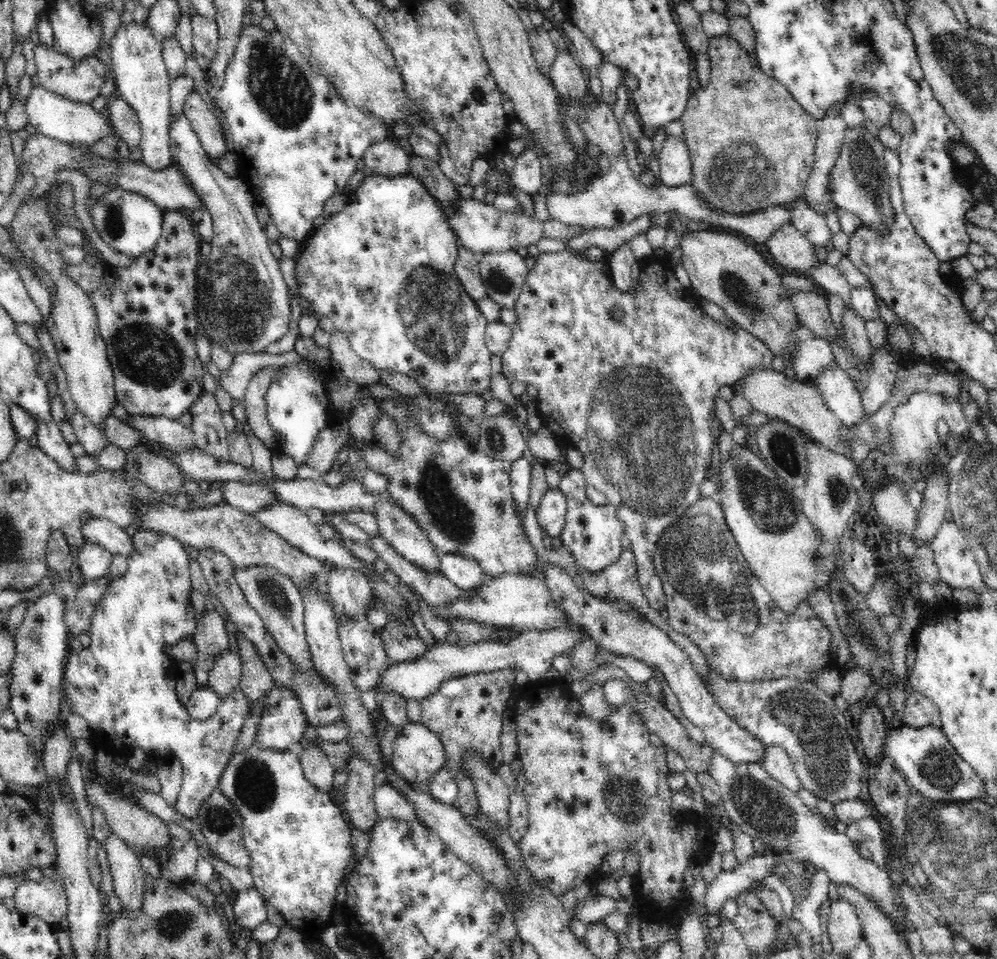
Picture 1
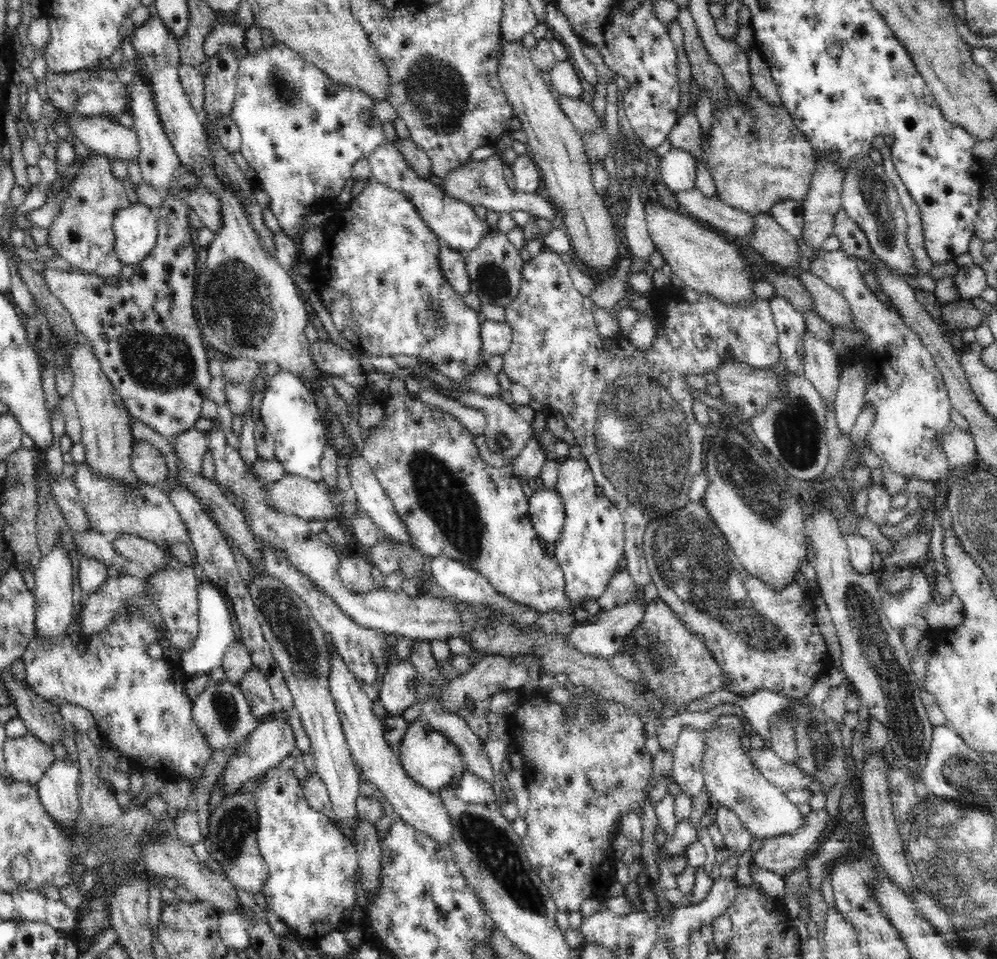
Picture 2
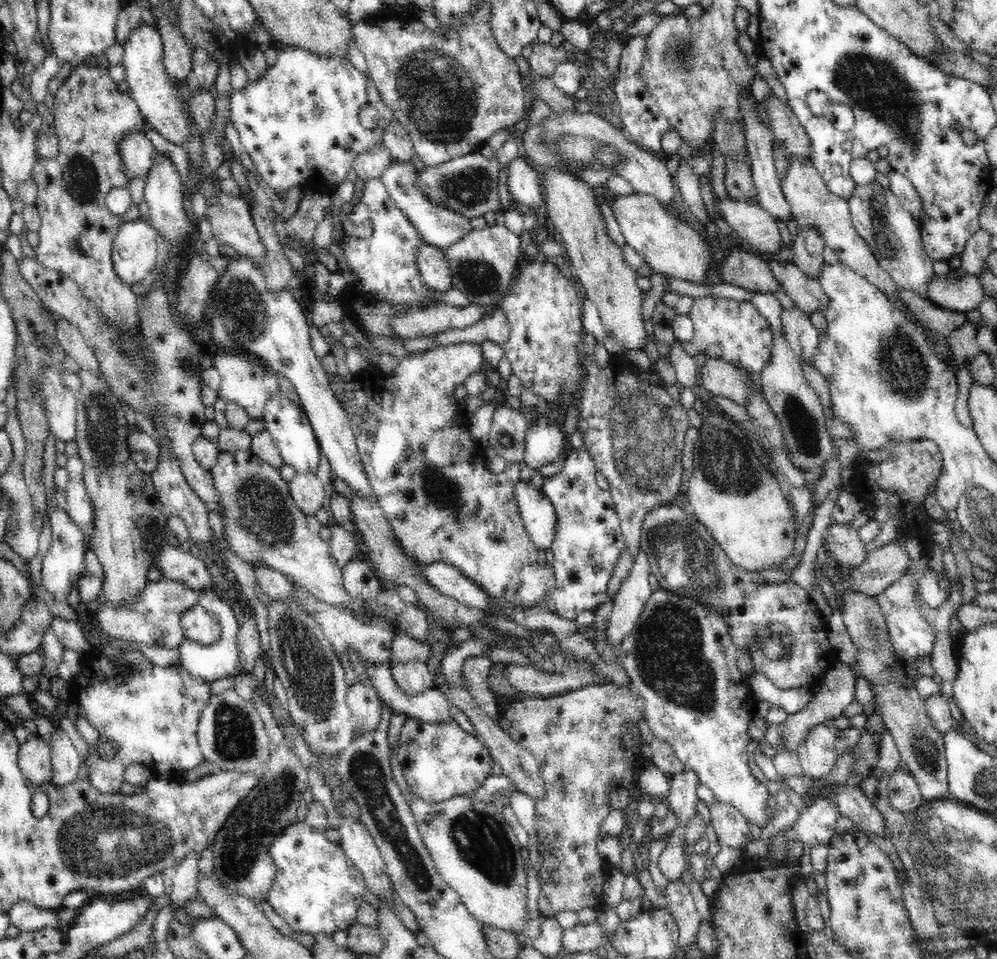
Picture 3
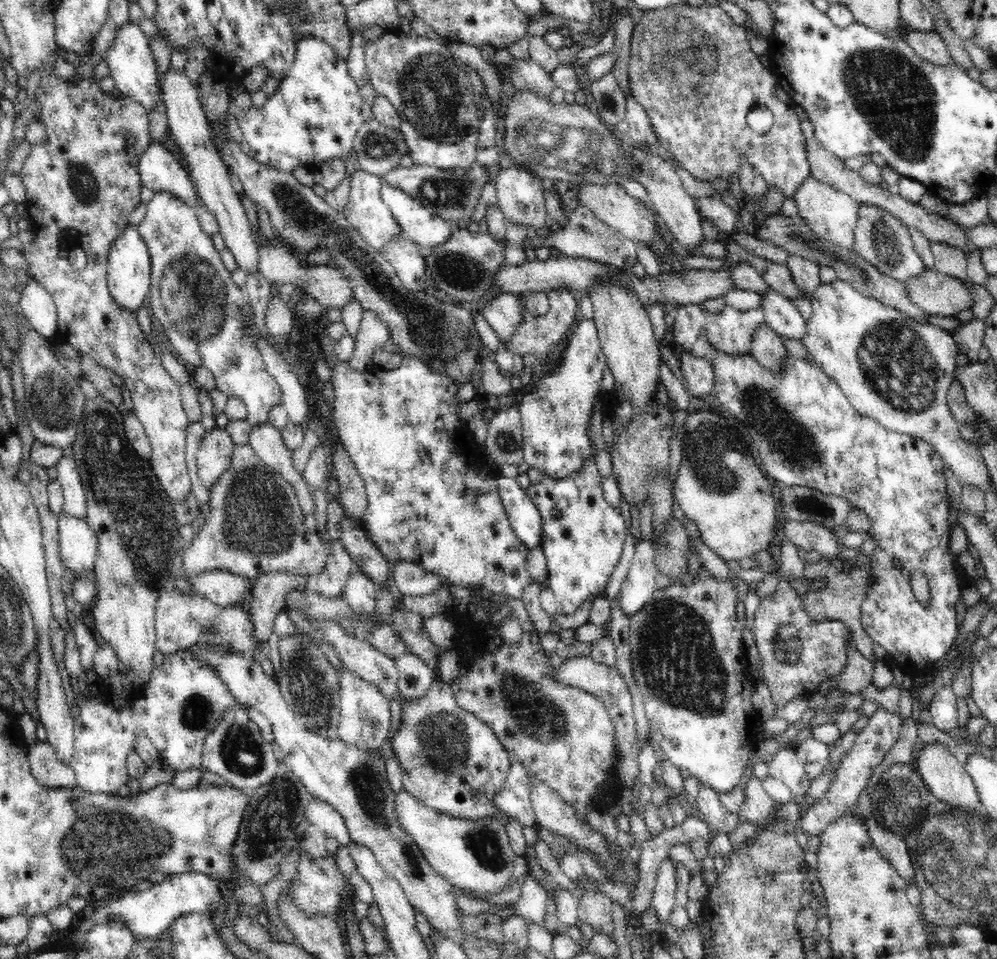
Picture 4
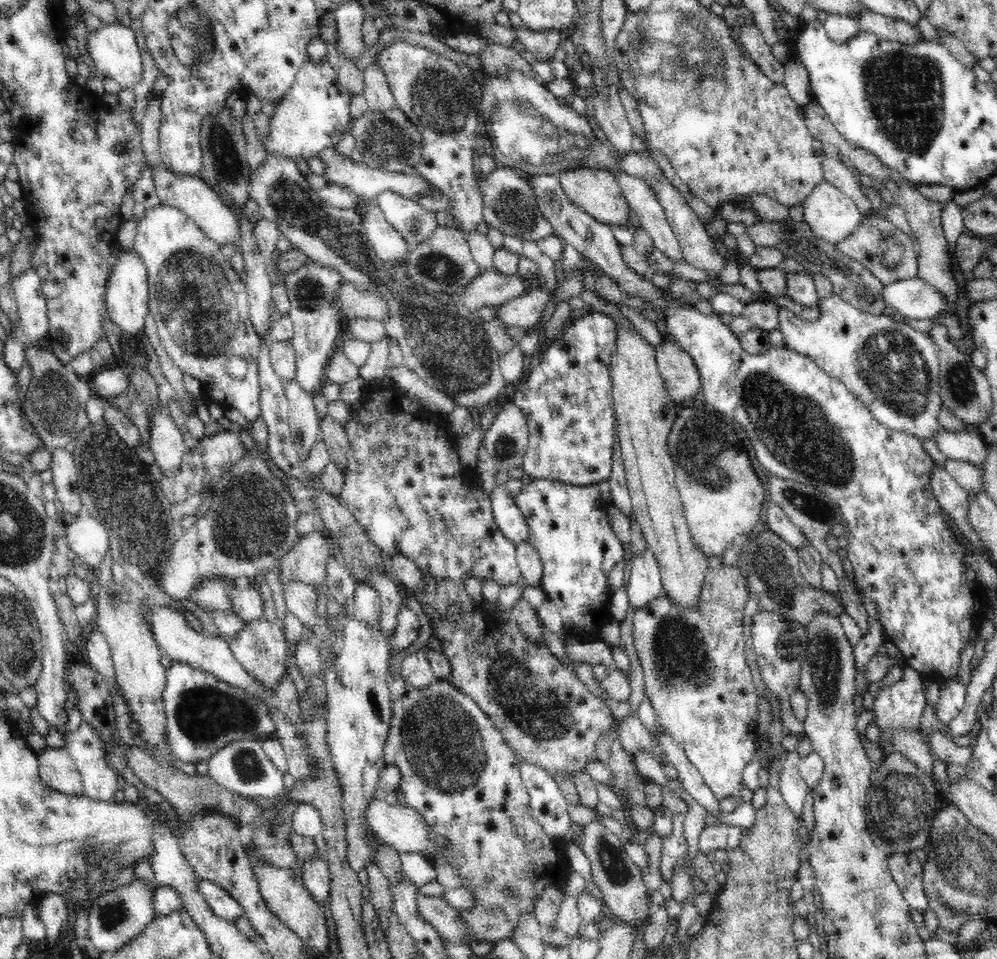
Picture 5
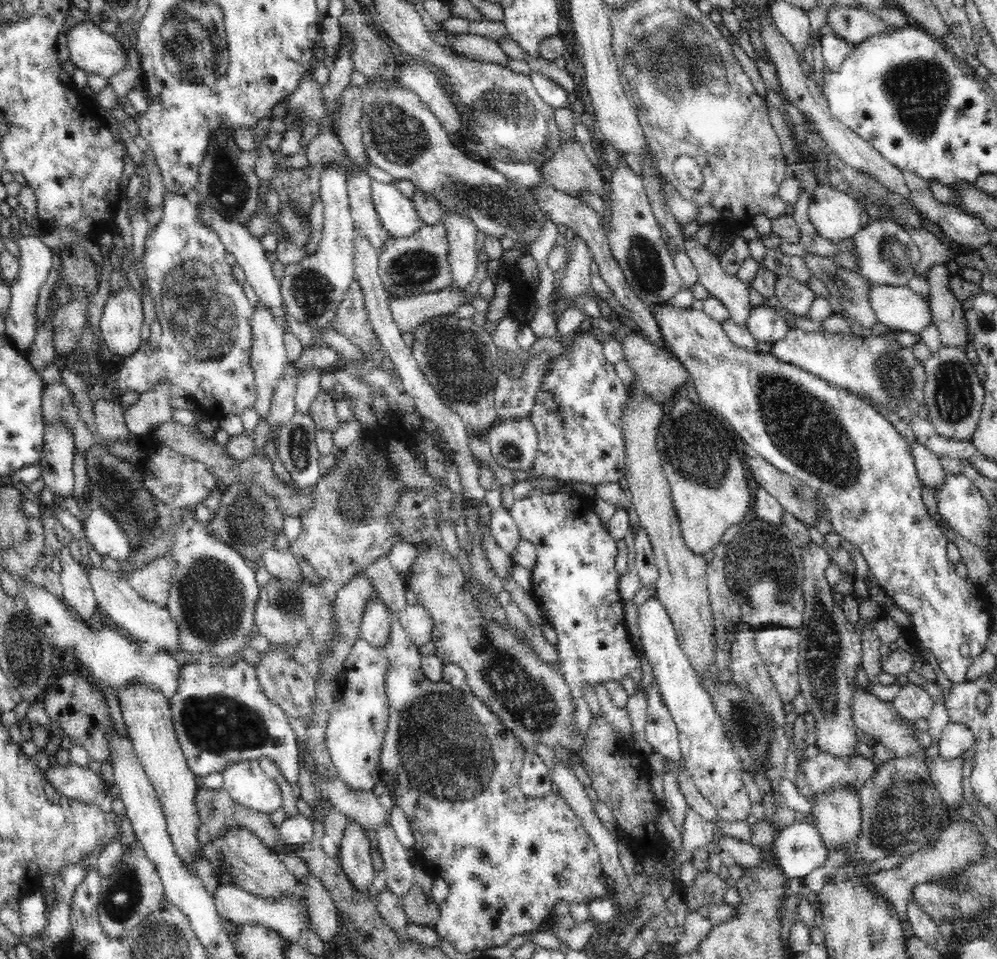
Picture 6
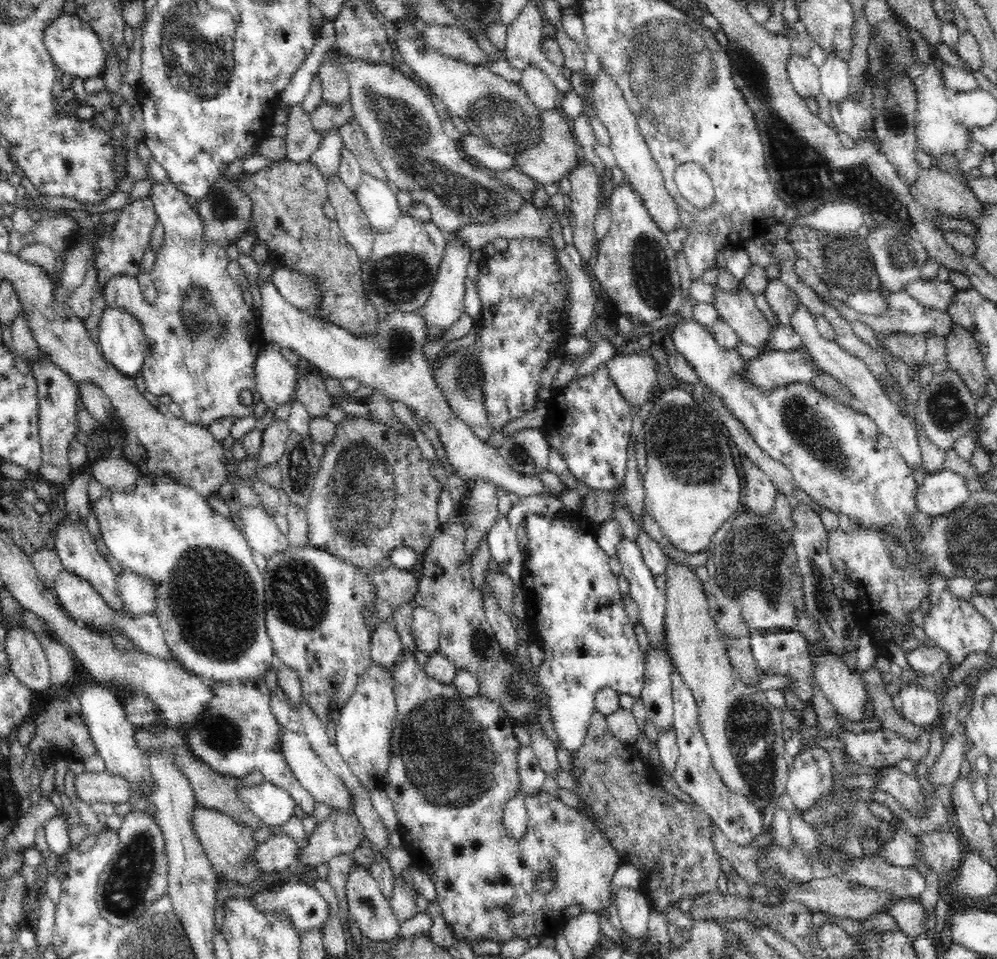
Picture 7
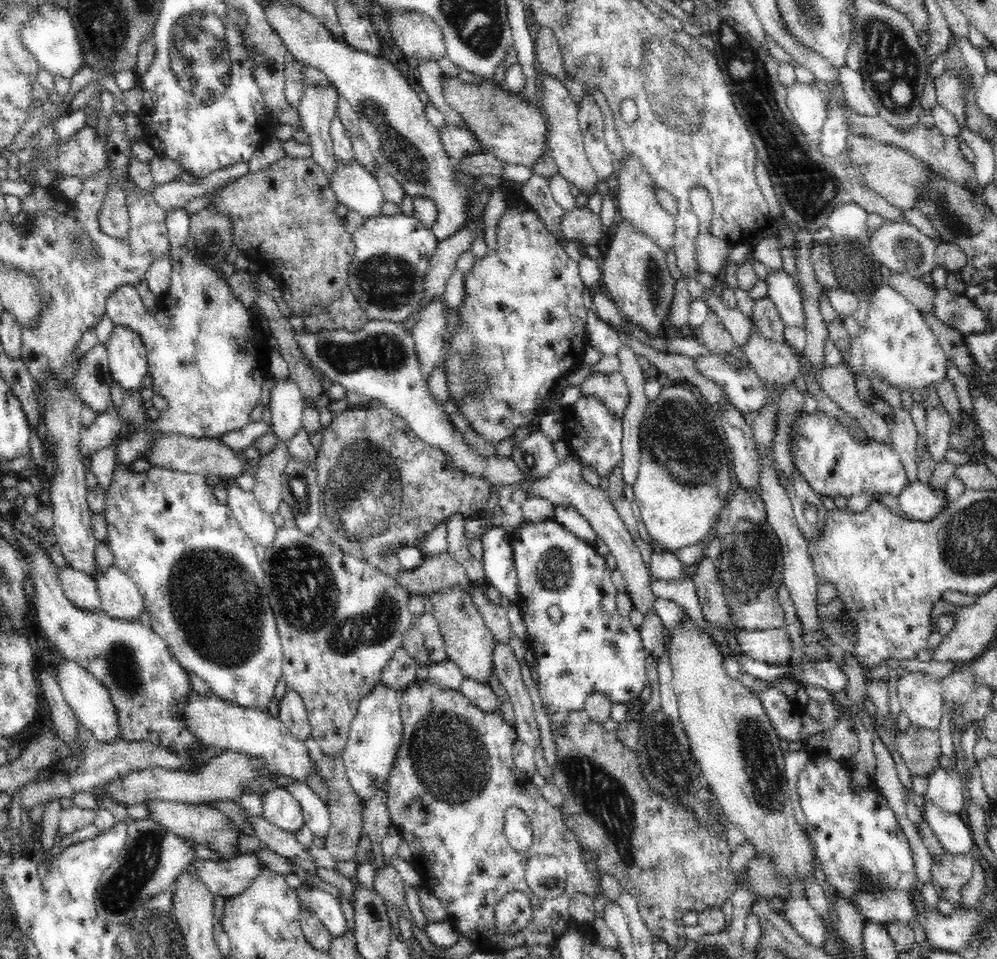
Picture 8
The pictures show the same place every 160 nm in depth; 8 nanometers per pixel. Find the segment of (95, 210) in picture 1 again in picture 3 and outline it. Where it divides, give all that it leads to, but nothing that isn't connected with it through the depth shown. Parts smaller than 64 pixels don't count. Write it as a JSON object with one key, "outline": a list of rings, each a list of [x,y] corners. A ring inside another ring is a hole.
{"outline":[[[146,219],[120,225],[112,245],[113,271],[126,285],[147,282],[155,268],[156,233]]]}

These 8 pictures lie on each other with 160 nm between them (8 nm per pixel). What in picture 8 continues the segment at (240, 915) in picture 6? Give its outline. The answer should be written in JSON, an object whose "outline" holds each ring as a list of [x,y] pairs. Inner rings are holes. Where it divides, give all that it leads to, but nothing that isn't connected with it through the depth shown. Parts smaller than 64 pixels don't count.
{"outline":[[[303,885],[297,890],[297,898],[301,908],[307,908],[312,914],[316,914],[332,935],[352,936],[348,933],[346,918],[340,909],[340,901],[328,892]]]}

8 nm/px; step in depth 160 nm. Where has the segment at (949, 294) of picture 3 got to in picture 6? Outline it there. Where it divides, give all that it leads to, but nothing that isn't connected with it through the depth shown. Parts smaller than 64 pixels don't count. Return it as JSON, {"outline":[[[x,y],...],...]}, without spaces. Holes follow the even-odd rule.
{"outline":[[[871,284],[868,301],[882,322],[892,331],[921,333],[933,324],[931,303],[906,286]]]}

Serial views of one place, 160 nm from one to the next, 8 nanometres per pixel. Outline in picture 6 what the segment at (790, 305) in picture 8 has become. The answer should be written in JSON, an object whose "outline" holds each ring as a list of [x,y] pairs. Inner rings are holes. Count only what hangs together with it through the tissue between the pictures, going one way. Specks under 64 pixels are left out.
{"outline":[[[919,441],[910,442],[916,470],[923,485],[930,490],[940,488],[946,482],[947,472],[942,468],[940,457]]]}

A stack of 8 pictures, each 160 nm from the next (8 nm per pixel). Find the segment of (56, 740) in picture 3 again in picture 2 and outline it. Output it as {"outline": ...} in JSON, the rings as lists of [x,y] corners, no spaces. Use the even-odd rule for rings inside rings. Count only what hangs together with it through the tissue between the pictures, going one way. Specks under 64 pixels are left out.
{"outline":[[[72,758],[55,761],[36,784],[47,813],[66,829],[71,829],[80,803],[77,792],[79,772],[80,768]]]}

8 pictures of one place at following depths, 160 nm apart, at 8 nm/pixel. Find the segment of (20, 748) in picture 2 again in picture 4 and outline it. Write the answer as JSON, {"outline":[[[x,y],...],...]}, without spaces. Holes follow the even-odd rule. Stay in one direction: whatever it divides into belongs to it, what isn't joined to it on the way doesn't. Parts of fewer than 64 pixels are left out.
{"outline":[[[35,741],[29,744],[27,752],[31,775],[42,786],[70,789],[77,785],[75,770],[56,756],[55,748],[48,742]]]}

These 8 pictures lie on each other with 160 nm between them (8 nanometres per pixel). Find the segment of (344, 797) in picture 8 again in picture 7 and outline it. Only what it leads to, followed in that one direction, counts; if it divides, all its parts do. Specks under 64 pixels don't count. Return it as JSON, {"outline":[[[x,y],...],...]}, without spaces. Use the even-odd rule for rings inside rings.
{"outline":[[[350,808],[346,812],[343,810],[332,810],[332,813],[321,823],[316,824],[314,831],[309,836],[308,845],[299,853],[297,862],[301,862],[303,866],[315,869],[319,864],[328,862],[333,856],[340,854],[351,855],[364,839],[364,827],[360,824],[354,809]]]}

